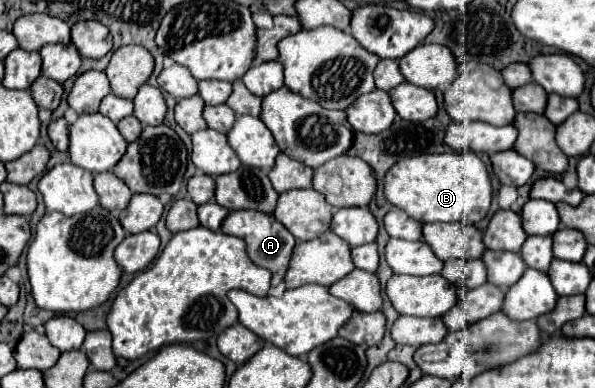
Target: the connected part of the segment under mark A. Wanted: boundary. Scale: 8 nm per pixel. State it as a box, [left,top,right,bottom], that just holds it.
[221,210,295,286]

